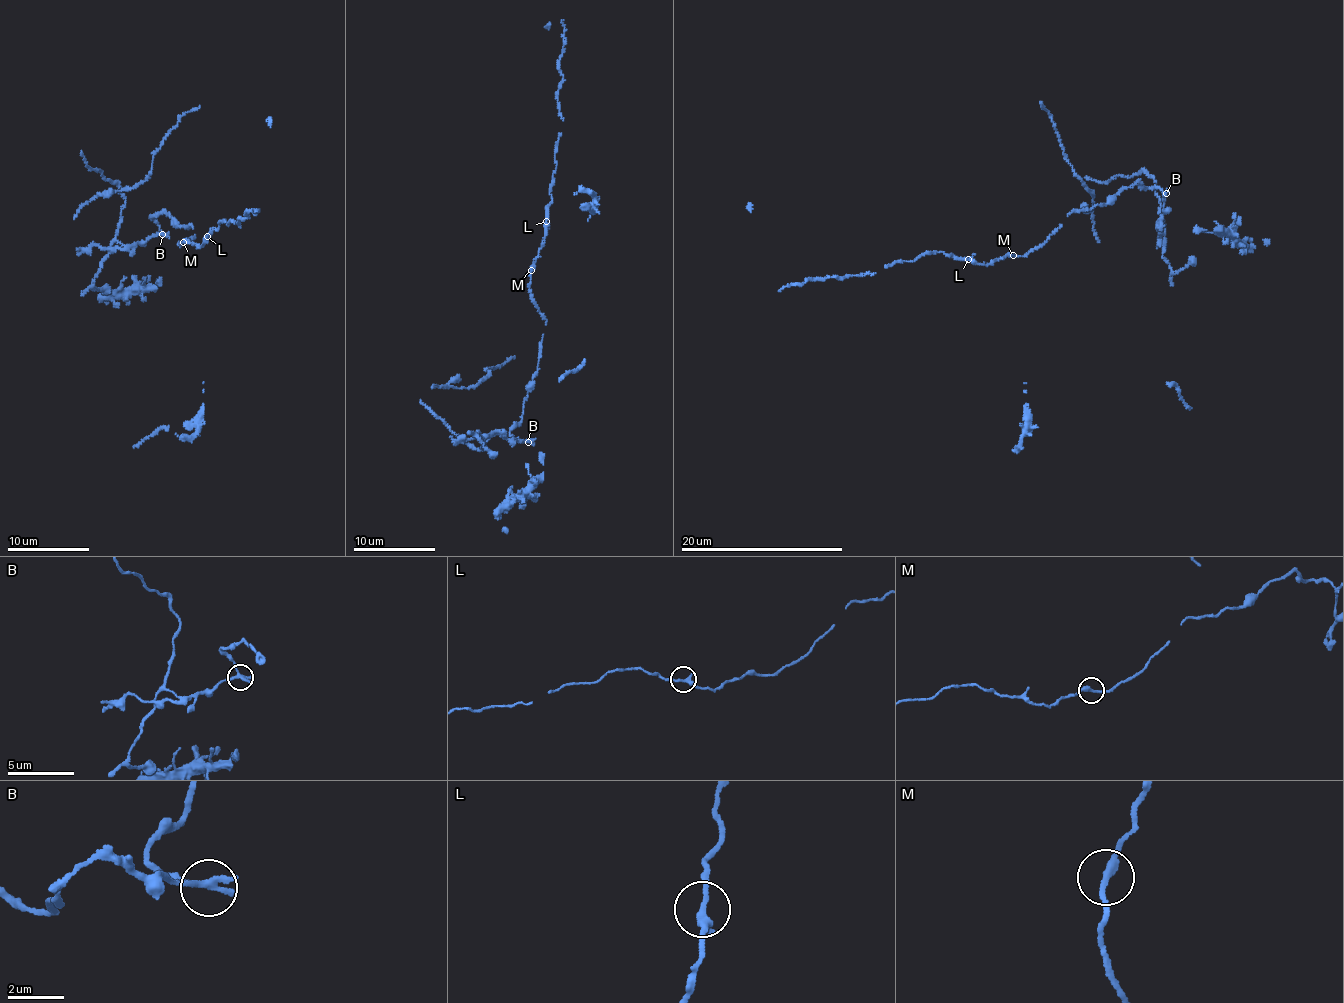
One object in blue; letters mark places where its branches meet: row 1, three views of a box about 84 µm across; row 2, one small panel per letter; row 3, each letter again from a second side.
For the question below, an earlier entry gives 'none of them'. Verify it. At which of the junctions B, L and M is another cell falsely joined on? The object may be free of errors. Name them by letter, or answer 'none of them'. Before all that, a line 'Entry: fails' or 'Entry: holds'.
Entry: fails
B

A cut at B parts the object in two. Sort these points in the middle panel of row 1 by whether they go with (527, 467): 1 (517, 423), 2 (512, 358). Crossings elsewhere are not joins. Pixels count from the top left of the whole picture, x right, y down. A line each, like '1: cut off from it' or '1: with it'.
1: with it
2: cut off from it

